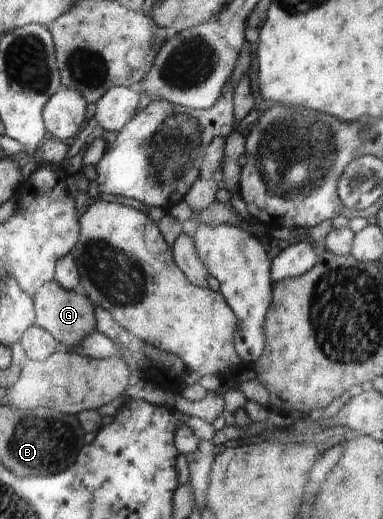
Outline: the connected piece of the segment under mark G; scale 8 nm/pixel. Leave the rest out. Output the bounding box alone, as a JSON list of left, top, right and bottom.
[33,279,96,351]

